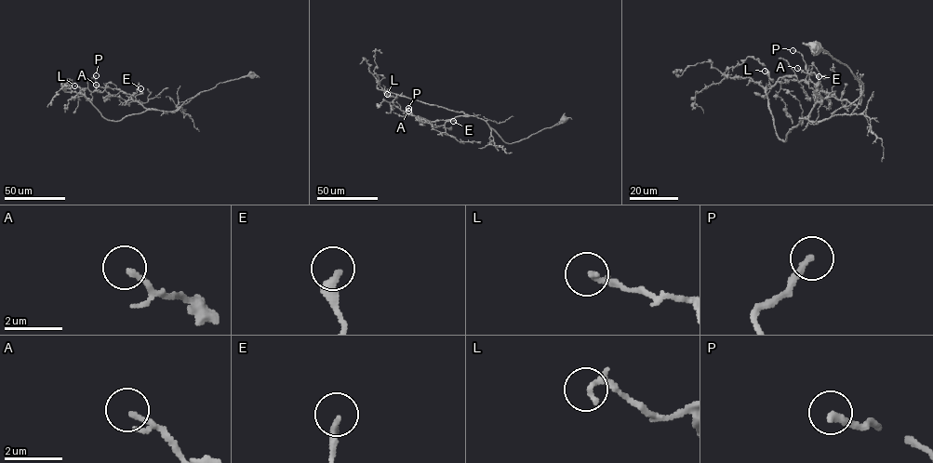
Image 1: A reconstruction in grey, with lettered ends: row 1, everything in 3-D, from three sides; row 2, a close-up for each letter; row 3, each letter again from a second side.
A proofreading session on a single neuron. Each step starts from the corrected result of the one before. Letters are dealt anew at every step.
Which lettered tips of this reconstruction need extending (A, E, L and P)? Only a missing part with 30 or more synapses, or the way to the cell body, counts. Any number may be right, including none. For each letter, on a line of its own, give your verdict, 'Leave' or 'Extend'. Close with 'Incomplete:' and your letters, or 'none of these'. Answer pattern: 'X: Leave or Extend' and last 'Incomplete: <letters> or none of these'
A: Leave
E: Leave
L: Leave
P: Leave
Incomplete: none of these

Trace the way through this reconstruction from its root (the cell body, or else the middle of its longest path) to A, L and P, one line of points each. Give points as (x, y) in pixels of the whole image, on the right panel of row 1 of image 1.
A: (813, 46), (845, 64), (862, 84), (862, 94), (829, 117), (810, 121), (818, 75), (797, 68)
L: (813, 46), (845, 64), (863, 92), (828, 118), (800, 118), (784, 141), (768, 107), (765, 71)
P: (813, 46), (863, 85), (857, 99), (819, 121), (807, 119), (818, 75), (807, 83), (803, 56), (793, 50)

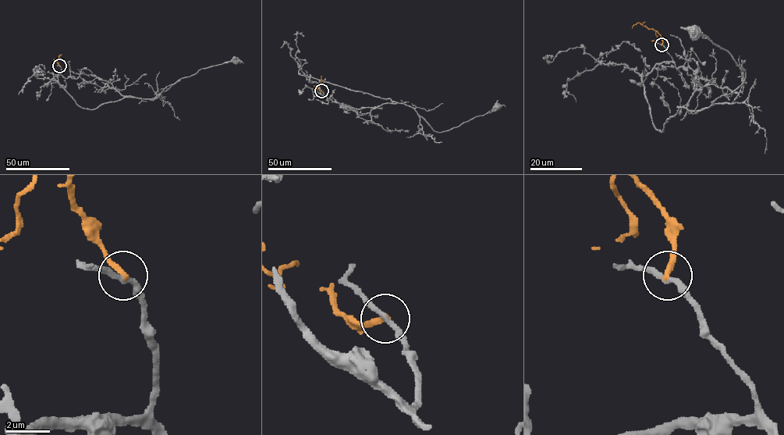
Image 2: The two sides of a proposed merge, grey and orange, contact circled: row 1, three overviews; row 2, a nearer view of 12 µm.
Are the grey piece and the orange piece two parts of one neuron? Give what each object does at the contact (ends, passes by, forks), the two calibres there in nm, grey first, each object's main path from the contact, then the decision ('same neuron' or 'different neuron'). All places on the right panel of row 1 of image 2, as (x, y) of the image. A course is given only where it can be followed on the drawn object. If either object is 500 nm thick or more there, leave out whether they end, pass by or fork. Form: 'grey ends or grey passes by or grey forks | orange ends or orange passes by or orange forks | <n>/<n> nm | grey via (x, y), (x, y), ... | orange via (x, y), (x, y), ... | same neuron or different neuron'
grey passes by | orange ends | 240/280 nm | grey via (661, 44), (677, 69), (697, 62), (686, 107), (707, 108), (743, 82), (745, 71), (691, 31) | orange via (661, 44), (662, 37), (656, 31), (639, 23), (632, 28) | different neuron

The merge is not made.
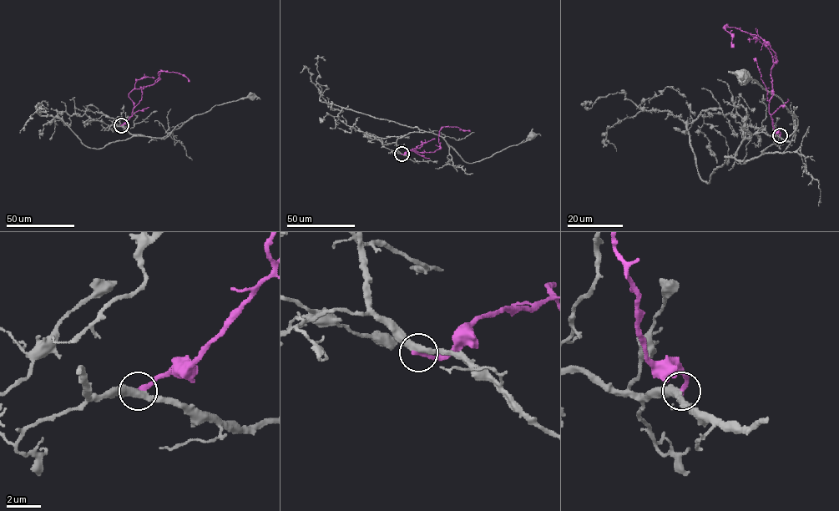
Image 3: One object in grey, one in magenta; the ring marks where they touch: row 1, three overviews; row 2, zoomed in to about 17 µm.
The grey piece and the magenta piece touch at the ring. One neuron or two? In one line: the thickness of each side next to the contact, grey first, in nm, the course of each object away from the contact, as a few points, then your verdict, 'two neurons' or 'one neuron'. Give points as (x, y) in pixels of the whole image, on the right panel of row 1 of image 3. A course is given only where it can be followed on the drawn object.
calibres 400 and 320 nm; course grey (780, 135), (755, 133), (735, 157), (755, 159), (797, 126), (796, 116), (776, 96), (755, 80), (740, 76); course magenta (780, 135), (769, 113), (775, 53), (756, 35), (725, 27), (733, 48); two neurons

